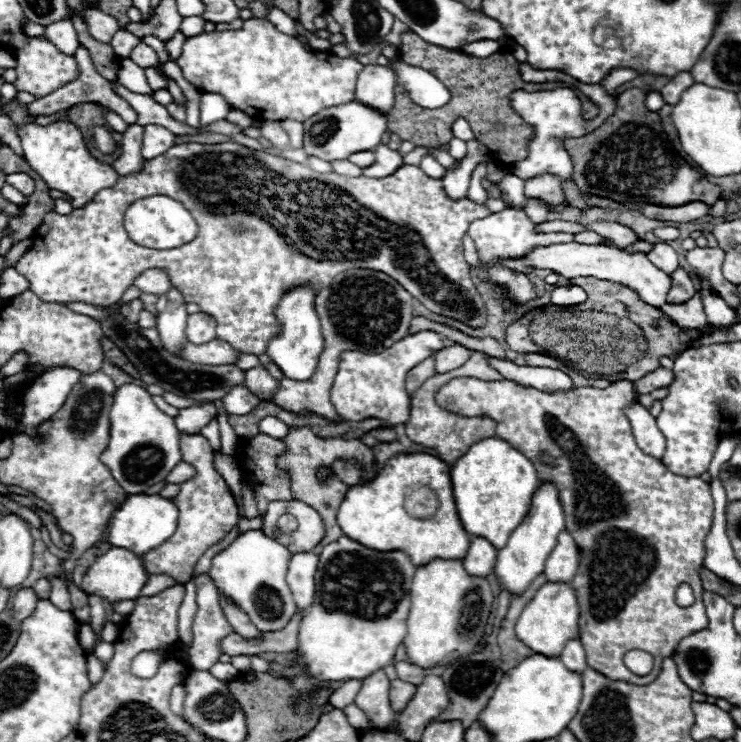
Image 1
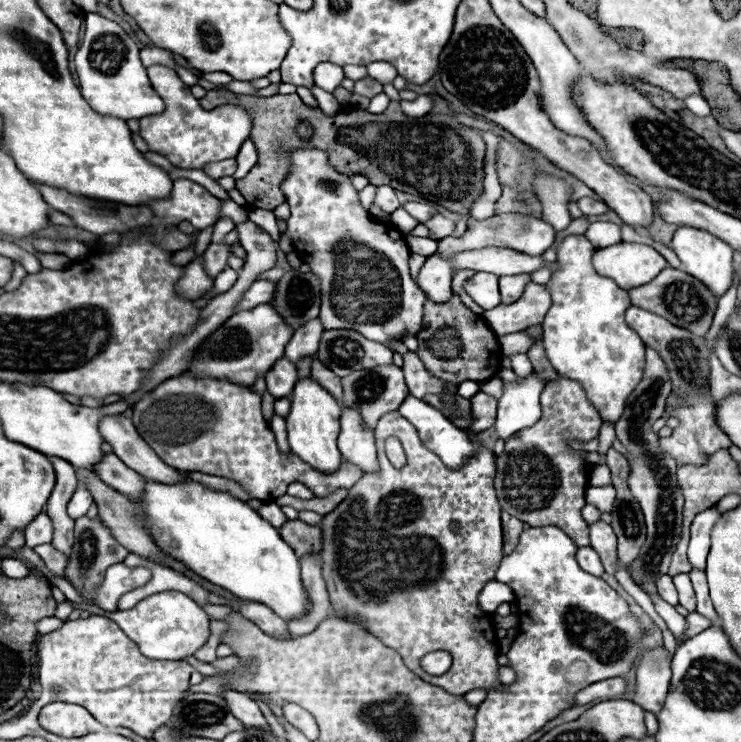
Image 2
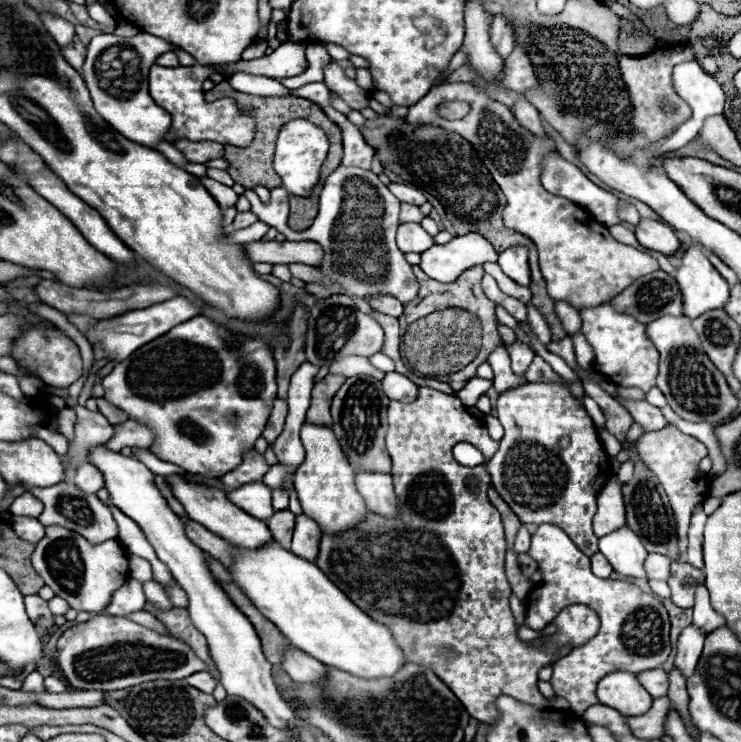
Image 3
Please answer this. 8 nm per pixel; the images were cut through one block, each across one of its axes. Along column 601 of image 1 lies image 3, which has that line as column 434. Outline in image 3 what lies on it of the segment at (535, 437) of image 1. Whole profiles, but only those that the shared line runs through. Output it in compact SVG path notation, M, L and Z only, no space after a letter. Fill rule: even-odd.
M422 386L418 388L418 398L410 404L392 400L388 406L386 448L392 458L392 476L400 504L400 516L388 520L370 512L370 516L352 532L346 532L342 536L324 536L320 542L316 564L366 614L386 624L392 630L398 646L404 650L408 662L430 668L458 696L472 718L486 724L496 720L498 712L494 708L494 700L502 694L524 700L524 704L532 704L536 708L568 710L568 704L564 700L556 698L554 702L548 702L538 692L538 670L544 666L552 666L558 660L556 654L564 646L570 644L572 648L578 648L580 644L586 644L592 636L596 636L596 630L600 630L600 618L588 606L572 604L550 622L558 630L550 636L538 638L544 642L544 646L532 646L530 642L518 638L516 622L508 604L510 582L504 572L504 528L500 512L490 504L486 496L490 476L484 464L466 468L454 460L452 446L458 442L470 442L484 454L486 460L490 460L498 450L498 442L488 436L480 420L472 418L466 412L456 396ZM468 478L476 478L476 492L468 488ZM452 560L456 560L458 570L454 576ZM496 592L500 594L500 598L494 598Z

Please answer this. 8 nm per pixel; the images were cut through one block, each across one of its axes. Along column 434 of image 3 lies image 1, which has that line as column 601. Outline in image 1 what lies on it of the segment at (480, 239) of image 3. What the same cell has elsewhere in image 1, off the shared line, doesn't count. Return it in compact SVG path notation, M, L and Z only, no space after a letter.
M552 244L552 246L538 246L532 252L524 256L524 262L534 268L548 268L564 278L578 278L578 276L594 276L600 280L610 280L616 284L624 284L638 292L638 296L652 304L654 308L662 308L666 304L666 294L670 290L670 278L666 272L658 270L644 252L626 252L616 246L604 246L604 244Z

